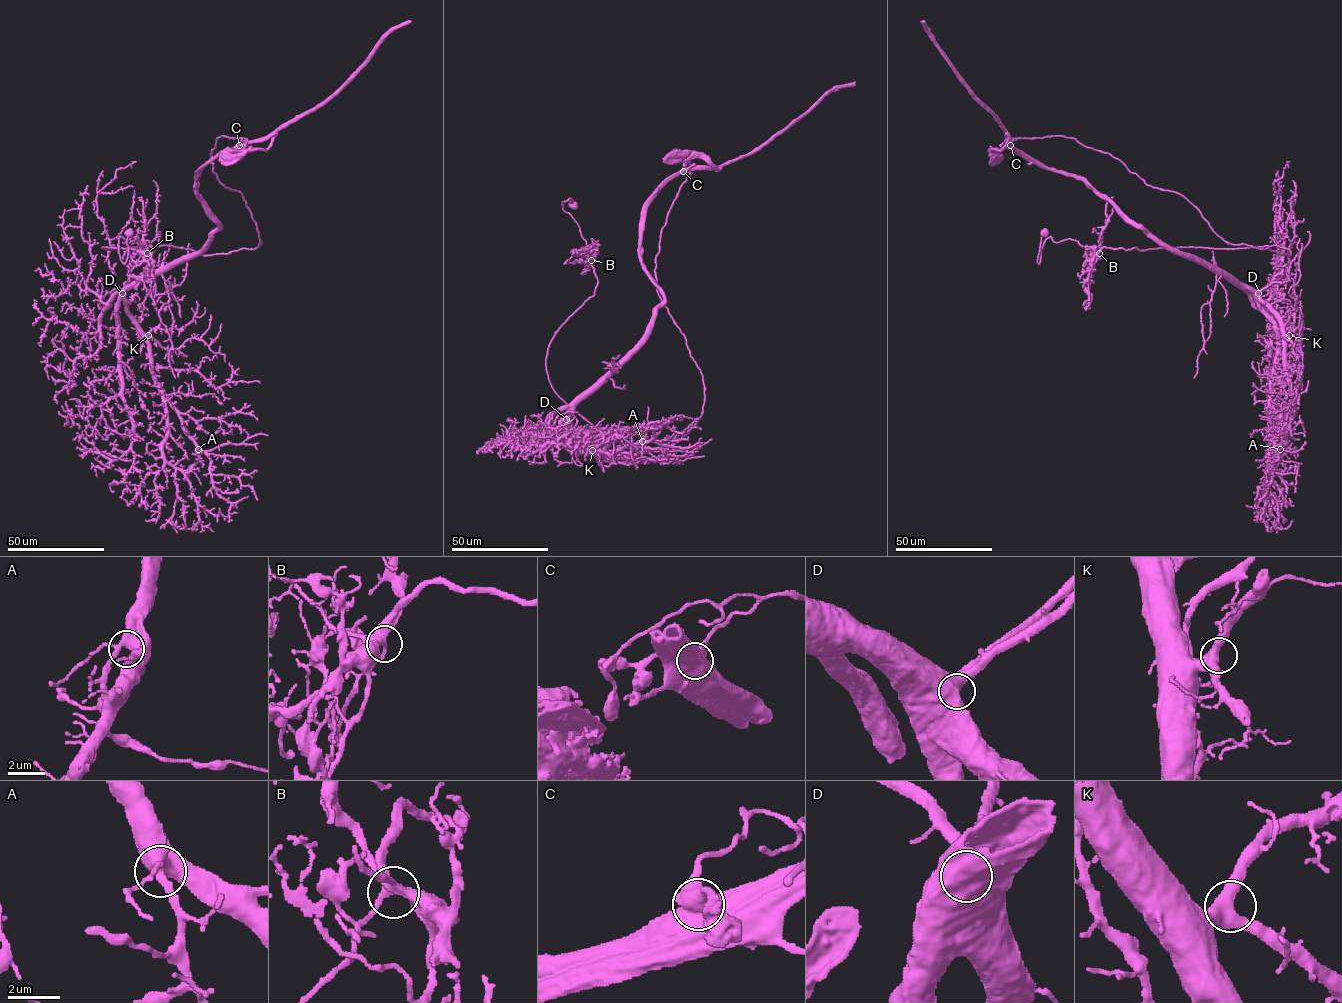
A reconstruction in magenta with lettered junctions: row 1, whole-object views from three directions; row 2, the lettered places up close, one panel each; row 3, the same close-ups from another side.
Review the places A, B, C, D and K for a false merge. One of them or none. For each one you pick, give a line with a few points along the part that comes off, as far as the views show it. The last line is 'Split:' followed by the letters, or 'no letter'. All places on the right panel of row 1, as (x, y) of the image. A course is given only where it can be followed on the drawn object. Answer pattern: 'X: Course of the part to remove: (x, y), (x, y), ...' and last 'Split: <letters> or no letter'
C: Course of the part to remove: (1010, 145), (1075, 138), (1183, 196), (1226, 242), (1290, 255), (1095, 252), (1050, 236), (1038, 263), (1046, 228)
Split: C

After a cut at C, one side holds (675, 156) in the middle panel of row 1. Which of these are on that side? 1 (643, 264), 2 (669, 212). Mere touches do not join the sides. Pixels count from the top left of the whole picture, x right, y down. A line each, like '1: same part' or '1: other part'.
1: same part
2: other part

